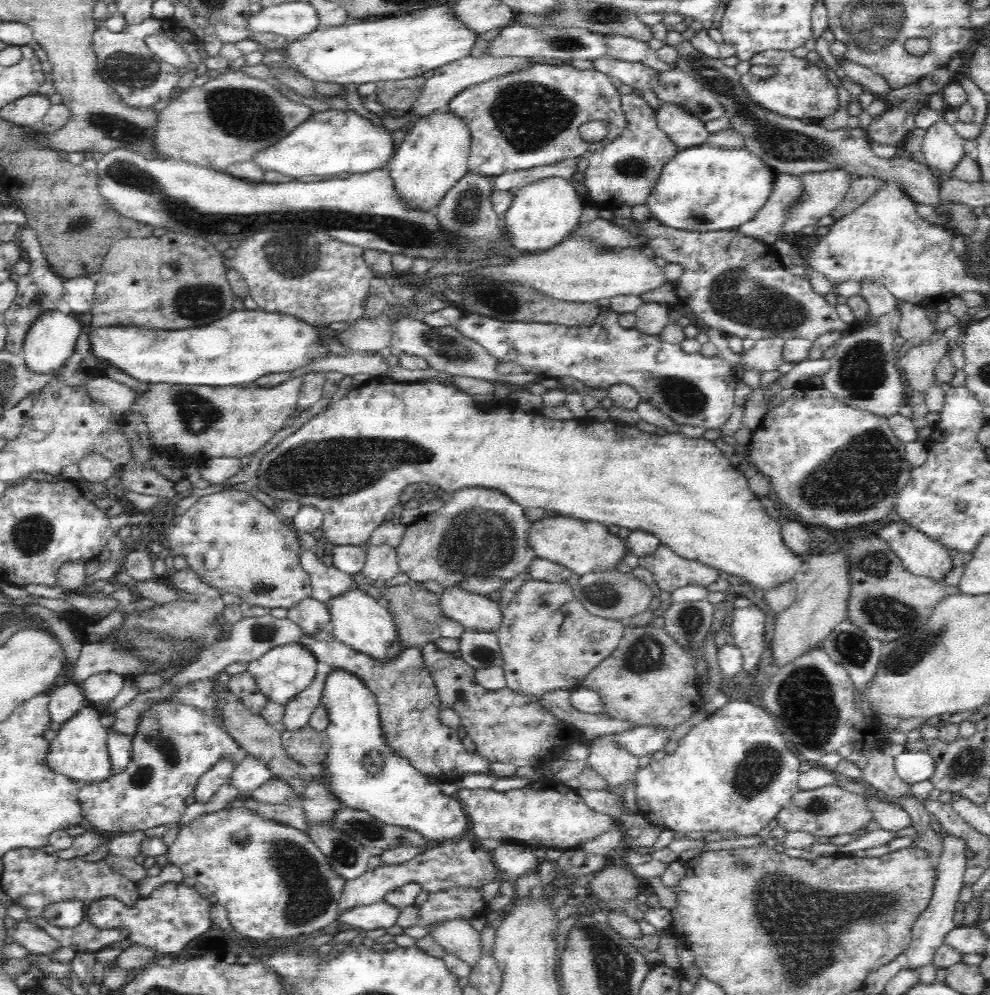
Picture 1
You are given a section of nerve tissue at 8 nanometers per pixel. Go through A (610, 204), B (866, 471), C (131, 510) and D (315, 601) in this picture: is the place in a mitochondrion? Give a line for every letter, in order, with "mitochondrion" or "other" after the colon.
A: other
B: mitochondrion
C: other
D: other

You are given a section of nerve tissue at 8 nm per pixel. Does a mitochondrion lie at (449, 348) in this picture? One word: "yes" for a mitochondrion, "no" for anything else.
yes

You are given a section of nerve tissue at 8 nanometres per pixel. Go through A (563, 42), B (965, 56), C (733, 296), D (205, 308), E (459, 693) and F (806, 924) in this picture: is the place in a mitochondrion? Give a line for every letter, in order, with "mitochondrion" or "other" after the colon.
A: mitochondrion
B: other
C: mitochondrion
D: mitochondrion
E: mitochondrion
F: mitochondrion

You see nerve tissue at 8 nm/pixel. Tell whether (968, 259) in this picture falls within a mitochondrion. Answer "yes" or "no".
no

